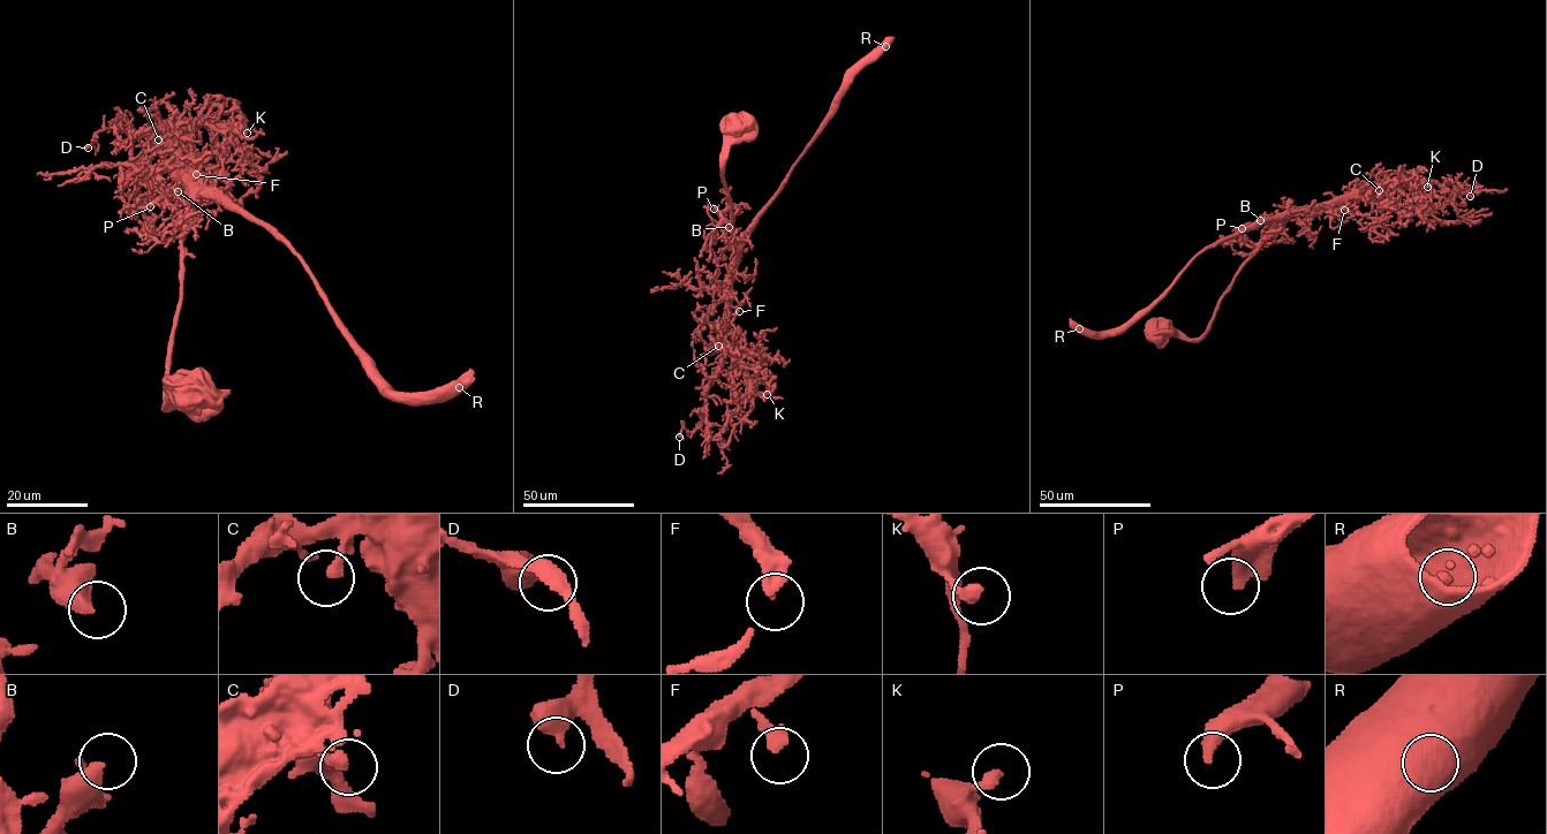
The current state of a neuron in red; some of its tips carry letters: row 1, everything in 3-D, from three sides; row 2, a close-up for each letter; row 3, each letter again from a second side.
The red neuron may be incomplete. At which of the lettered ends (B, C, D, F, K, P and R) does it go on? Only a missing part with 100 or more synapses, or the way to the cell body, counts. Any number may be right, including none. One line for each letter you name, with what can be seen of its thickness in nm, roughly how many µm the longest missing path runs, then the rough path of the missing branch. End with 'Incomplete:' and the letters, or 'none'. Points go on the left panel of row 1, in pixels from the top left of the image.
P: calibre 480 nm; missing 20 µm; course (150, 206), (128, 222), (125, 243), (131, 247)
Incomplete: P

